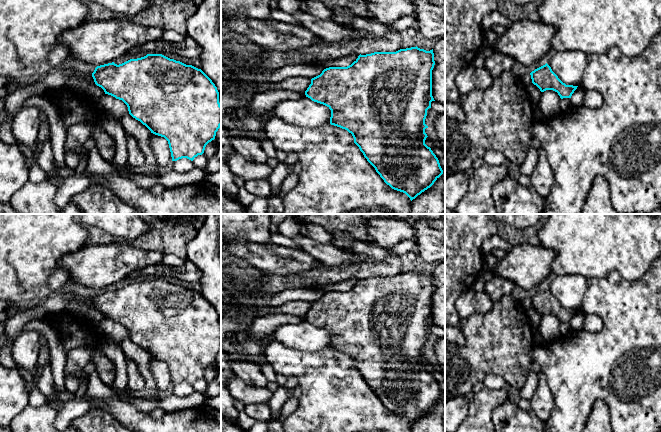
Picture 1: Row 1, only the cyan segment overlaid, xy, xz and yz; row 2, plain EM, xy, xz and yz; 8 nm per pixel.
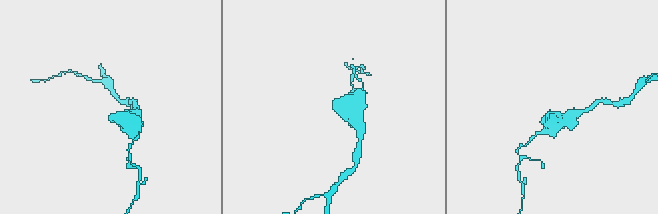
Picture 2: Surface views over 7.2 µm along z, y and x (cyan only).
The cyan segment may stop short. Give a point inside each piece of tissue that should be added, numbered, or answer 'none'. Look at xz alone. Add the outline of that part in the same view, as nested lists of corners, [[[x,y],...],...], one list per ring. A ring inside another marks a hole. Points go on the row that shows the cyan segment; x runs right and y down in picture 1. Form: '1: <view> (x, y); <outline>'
none

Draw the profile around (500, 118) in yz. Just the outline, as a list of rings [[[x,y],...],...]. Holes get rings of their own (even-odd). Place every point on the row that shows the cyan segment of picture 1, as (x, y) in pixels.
[[[512,69],[505,70],[500,76],[493,78],[488,88],[477,89],[475,87],[460,98],[460,103],[466,115],[465,120],[445,119],[445,178],[460,171],[467,172],[473,167],[474,161],[483,158],[489,150],[499,151],[511,163],[521,166],[530,149],[529,143],[533,138],[532,126],[537,114],[536,107],[532,104],[522,79],[516,77]]]

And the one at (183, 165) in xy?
[[[182,158],[177,161],[174,161],[173,171],[176,171],[178,173],[186,173],[188,171],[191,171],[193,168],[193,161],[187,158]]]

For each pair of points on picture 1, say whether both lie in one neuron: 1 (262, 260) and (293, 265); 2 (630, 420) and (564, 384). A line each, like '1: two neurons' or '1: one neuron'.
1: one neuron
2: one neuron

